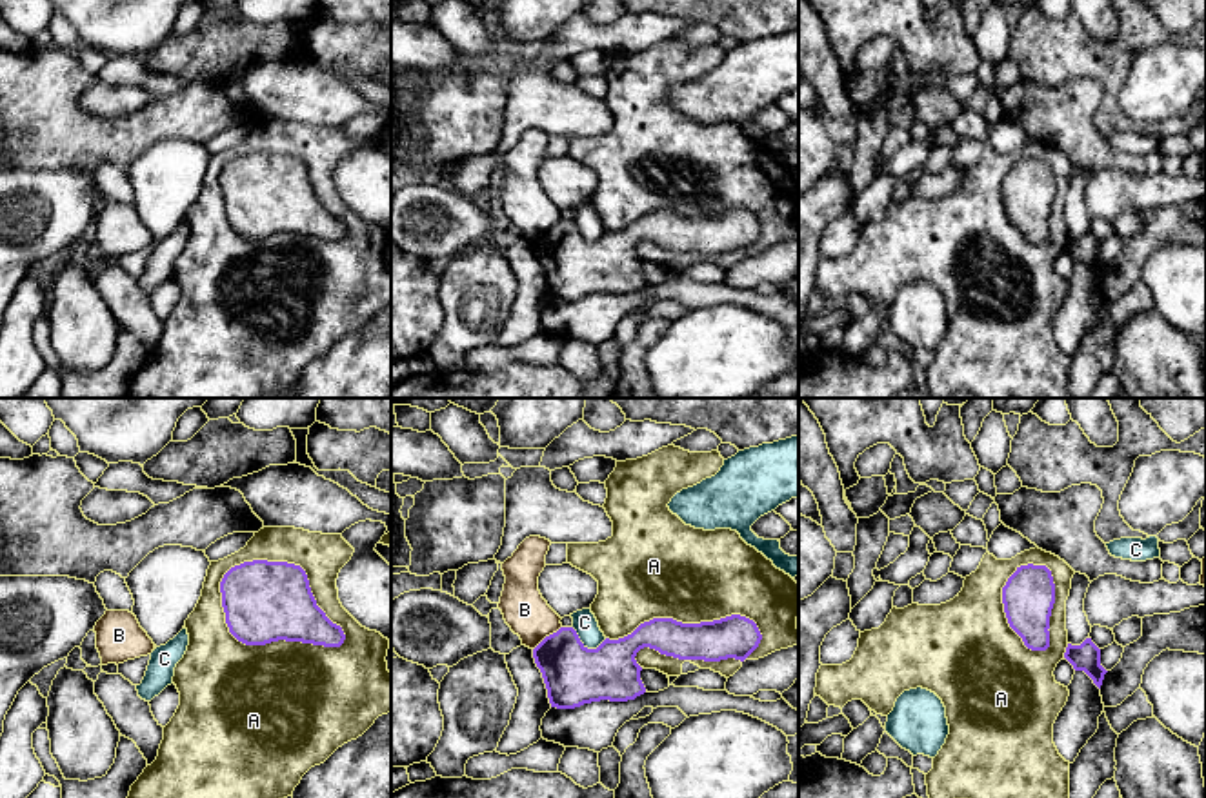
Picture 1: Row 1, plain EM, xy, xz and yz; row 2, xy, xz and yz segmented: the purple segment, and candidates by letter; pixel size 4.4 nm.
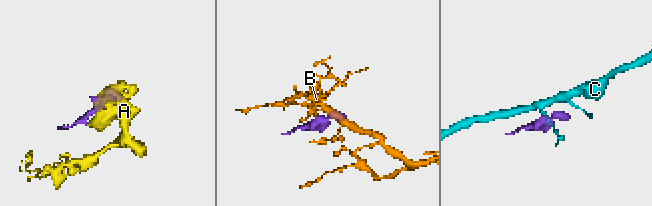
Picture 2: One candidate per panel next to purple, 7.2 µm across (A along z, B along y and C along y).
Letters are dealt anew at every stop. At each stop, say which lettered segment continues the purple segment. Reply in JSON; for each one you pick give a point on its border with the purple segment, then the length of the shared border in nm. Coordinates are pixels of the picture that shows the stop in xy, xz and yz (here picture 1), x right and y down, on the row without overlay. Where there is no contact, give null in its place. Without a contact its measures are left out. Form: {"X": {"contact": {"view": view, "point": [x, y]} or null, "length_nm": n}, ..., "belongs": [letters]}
{"belongs": []}

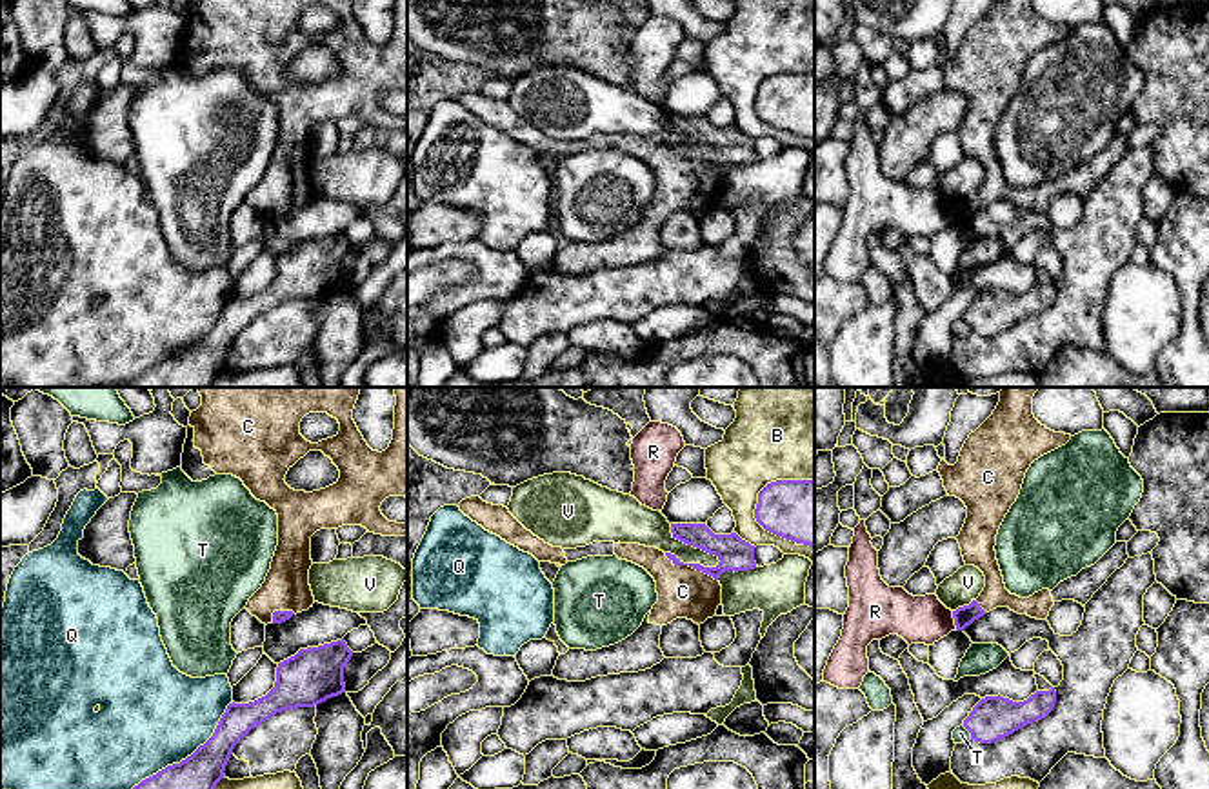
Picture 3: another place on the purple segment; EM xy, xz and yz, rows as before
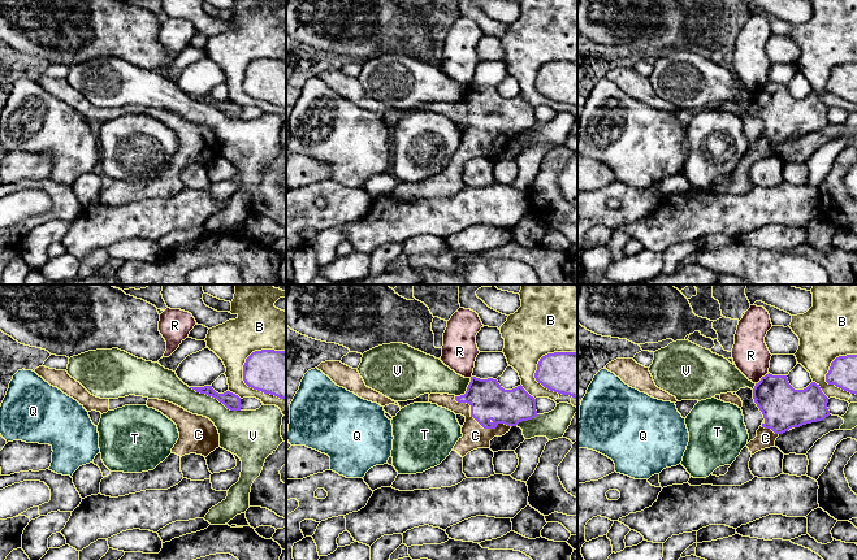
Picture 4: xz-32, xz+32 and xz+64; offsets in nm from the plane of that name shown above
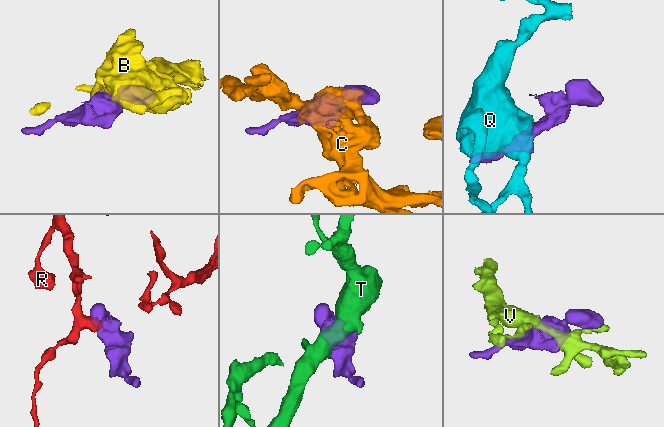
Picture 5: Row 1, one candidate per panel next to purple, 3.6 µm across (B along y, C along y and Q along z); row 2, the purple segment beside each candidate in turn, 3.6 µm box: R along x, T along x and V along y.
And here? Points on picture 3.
{"C": {"contact": {"view": "xz", "point": [691, 159]}, "length_nm": 260}, "belongs": ["C"]}

